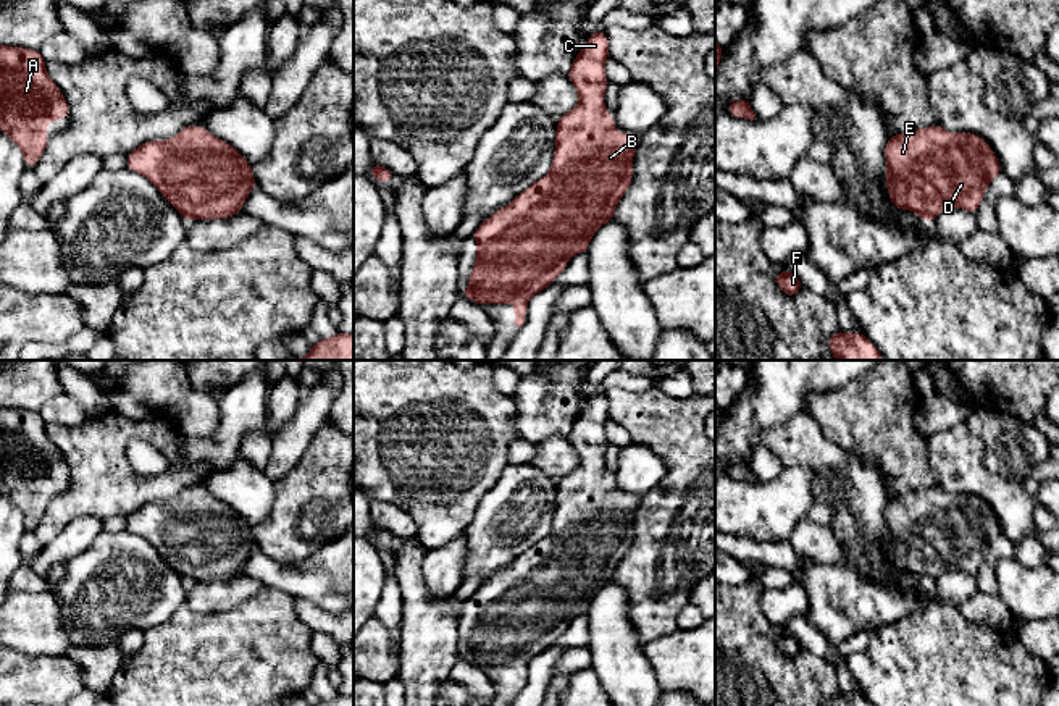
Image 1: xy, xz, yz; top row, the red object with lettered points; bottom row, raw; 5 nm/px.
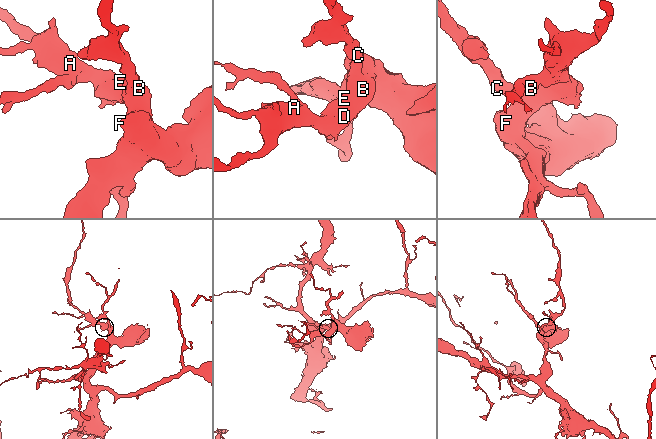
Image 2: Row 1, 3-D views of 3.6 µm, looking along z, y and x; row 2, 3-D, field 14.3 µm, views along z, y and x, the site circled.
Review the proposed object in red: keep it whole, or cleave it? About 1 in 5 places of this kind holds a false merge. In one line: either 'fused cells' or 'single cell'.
single cell

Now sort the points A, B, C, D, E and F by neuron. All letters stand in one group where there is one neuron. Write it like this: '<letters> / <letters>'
A B C D E F

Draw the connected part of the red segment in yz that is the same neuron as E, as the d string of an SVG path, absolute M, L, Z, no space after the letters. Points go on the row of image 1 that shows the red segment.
M941 124L891 136L885 145L885 160L885 183L891 204L898 210L914 212L927 223L948 208L975 213L988 184L1002 174L994 150L978 134L952 134Z

